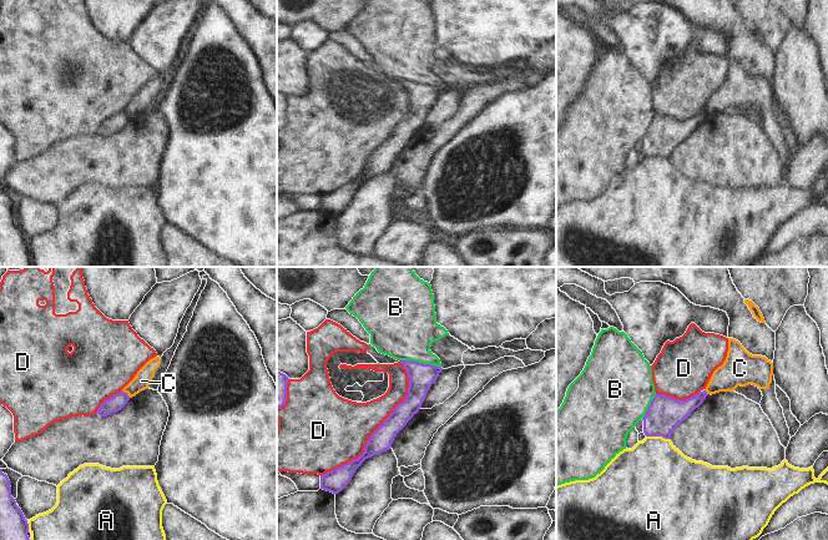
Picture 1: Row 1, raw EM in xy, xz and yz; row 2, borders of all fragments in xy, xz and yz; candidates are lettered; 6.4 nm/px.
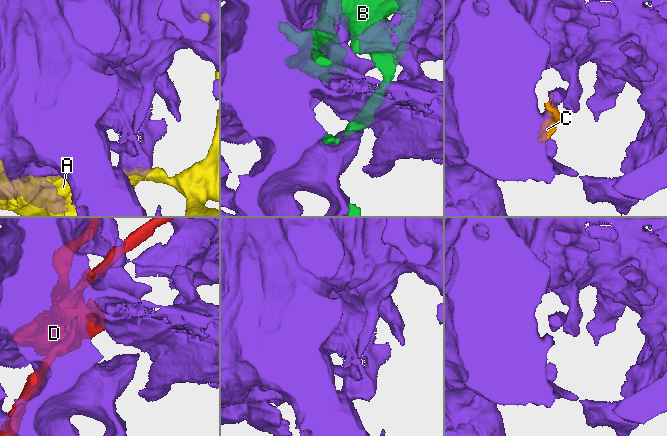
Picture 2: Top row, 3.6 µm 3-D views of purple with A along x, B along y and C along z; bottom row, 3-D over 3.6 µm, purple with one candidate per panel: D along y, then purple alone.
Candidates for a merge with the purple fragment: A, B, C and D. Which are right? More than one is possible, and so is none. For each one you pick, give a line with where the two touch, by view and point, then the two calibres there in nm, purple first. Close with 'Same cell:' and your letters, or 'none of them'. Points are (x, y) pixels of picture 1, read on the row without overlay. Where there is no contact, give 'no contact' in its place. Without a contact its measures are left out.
Same cell: none of them

